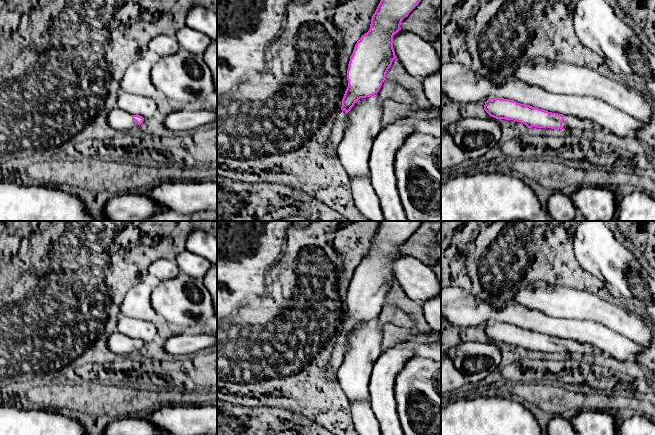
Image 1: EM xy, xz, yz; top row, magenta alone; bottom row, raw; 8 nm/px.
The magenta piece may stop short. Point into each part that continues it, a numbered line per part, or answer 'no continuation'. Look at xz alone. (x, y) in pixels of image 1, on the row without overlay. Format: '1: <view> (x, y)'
1: xz (338, 354)

